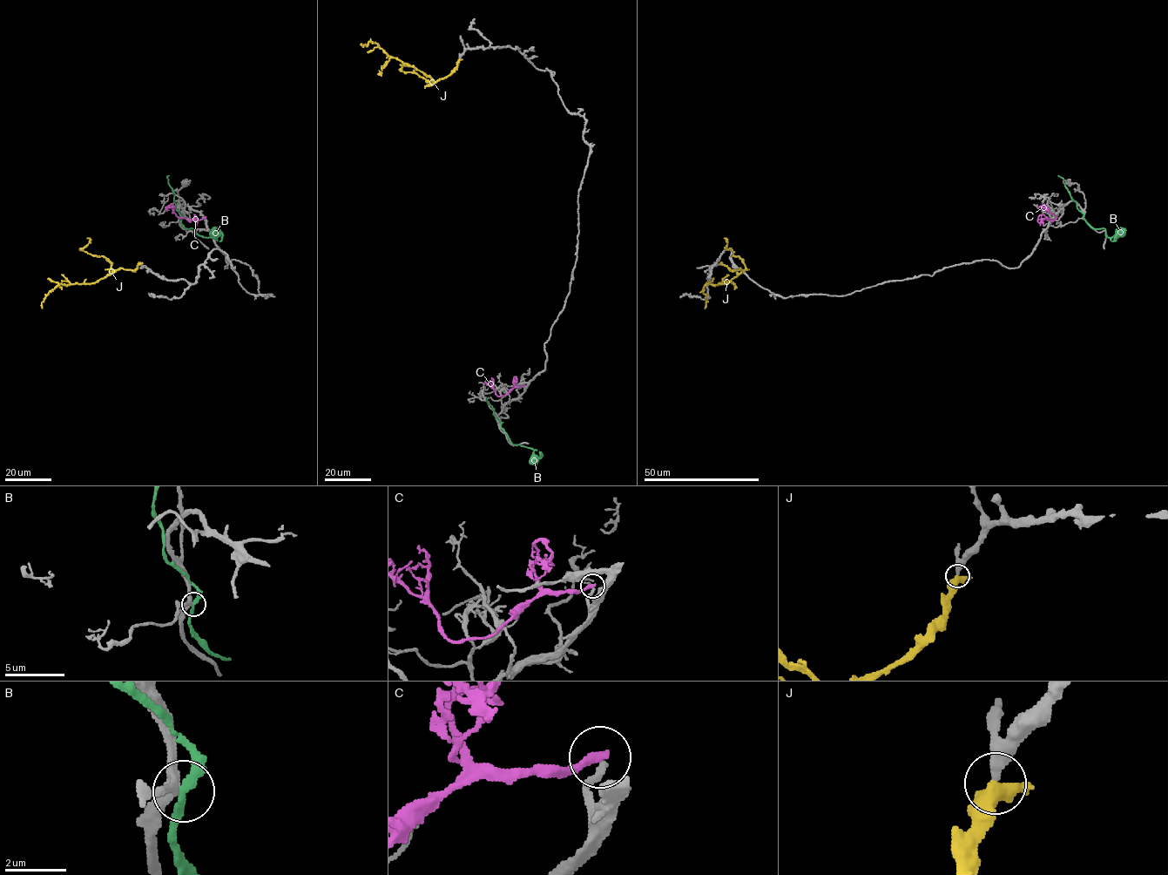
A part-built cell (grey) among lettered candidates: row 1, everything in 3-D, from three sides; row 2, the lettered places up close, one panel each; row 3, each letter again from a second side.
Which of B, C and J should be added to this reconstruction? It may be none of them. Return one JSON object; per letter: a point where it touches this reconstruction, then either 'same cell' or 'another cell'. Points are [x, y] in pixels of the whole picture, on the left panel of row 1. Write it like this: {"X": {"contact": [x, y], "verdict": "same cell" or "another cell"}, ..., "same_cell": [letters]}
{"B": {"contact": [181, 218], "verdict": "another cell"}, "C": {"contact": [205, 217], "verdict": "another cell"}, "J": {"contact": [139, 264], "verdict": "same cell"}, "same_cell": ["J"]}

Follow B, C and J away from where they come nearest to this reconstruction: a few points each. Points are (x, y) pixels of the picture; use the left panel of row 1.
B: (181, 218), (181, 223), (185, 228), (192, 228), (204, 237), (213, 238), (221, 234), (219, 241)
C: (205, 217), (188, 220), (178, 217), (168, 206), (167, 209)
J: (140, 264), (134, 270), (118, 268), (94, 283), (59, 283), (46, 295), (42, 308)

